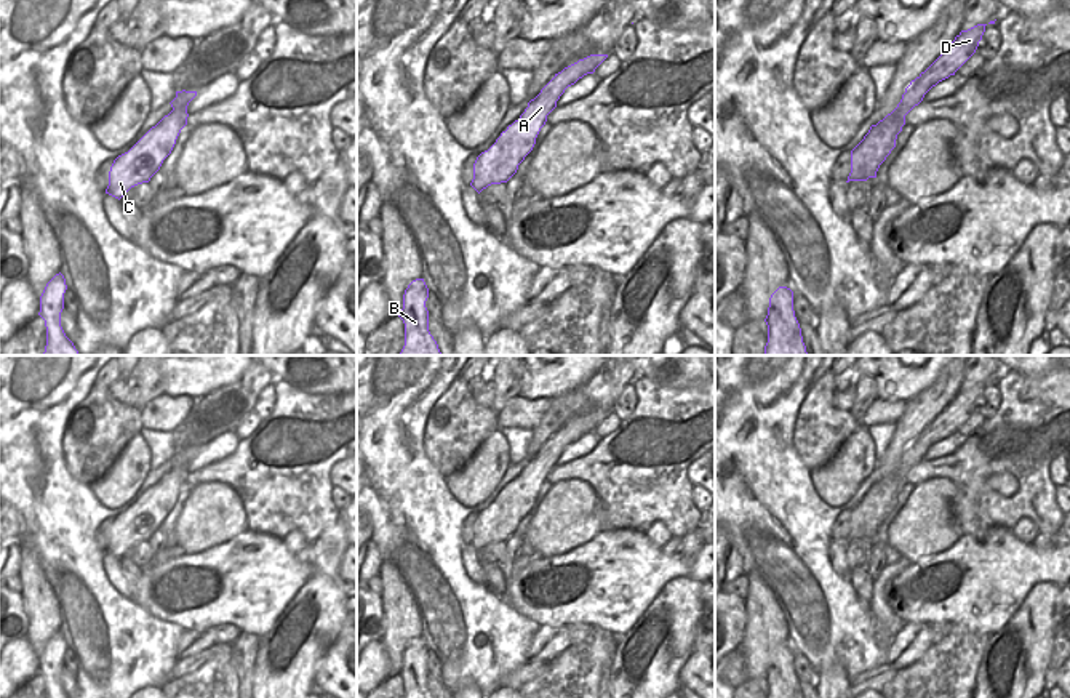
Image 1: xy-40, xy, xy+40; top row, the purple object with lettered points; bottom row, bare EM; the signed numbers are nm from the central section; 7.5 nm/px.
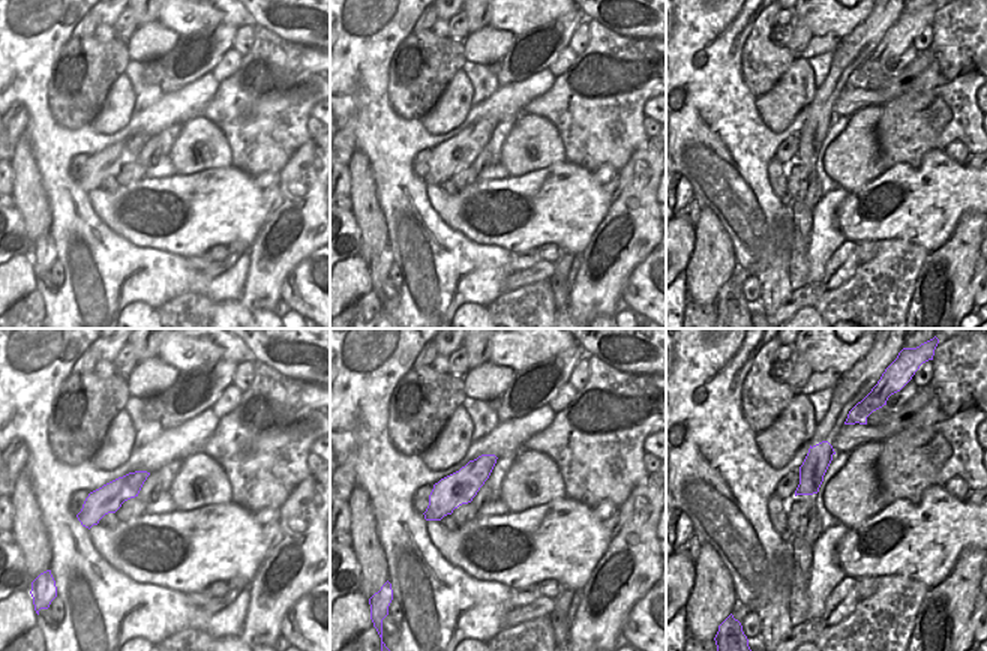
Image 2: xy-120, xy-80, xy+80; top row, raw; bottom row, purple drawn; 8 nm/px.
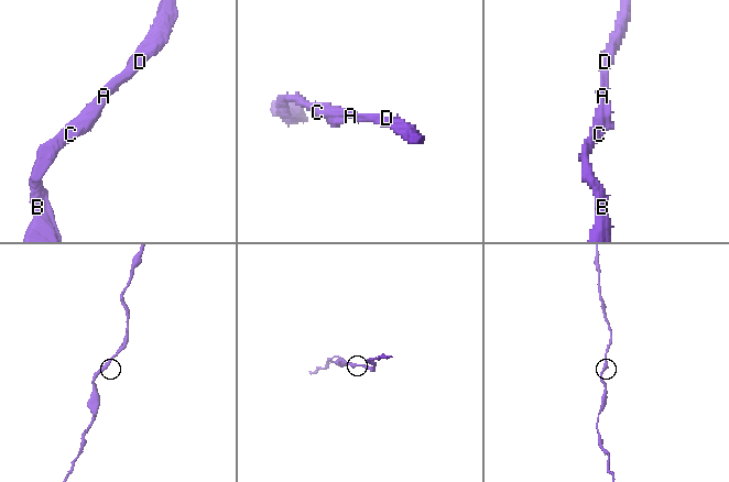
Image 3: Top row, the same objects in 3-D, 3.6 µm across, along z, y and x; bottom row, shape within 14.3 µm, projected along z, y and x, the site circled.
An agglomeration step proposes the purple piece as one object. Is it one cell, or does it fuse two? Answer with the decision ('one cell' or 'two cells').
one cell

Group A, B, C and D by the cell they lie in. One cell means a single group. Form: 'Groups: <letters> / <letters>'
Groups: A B C D.

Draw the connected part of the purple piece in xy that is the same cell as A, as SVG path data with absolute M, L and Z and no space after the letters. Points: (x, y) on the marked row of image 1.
M590 54L555 74L541 93L528 102L520 118L509 125L488 150L477 157L470 186L480 194L491 184L507 183L533 150L547 115L557 107L557 101L565 90L584 75L593 74L606 58L608 54Z

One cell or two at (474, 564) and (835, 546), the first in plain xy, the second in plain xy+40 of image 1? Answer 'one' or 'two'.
one

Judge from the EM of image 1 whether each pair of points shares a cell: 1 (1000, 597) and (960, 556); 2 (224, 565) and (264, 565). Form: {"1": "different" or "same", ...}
{"1": "same", "2": "same"}

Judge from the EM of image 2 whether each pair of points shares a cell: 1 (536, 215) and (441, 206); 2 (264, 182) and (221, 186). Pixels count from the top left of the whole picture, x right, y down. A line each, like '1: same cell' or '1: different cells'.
1: same cell
2: different cells

